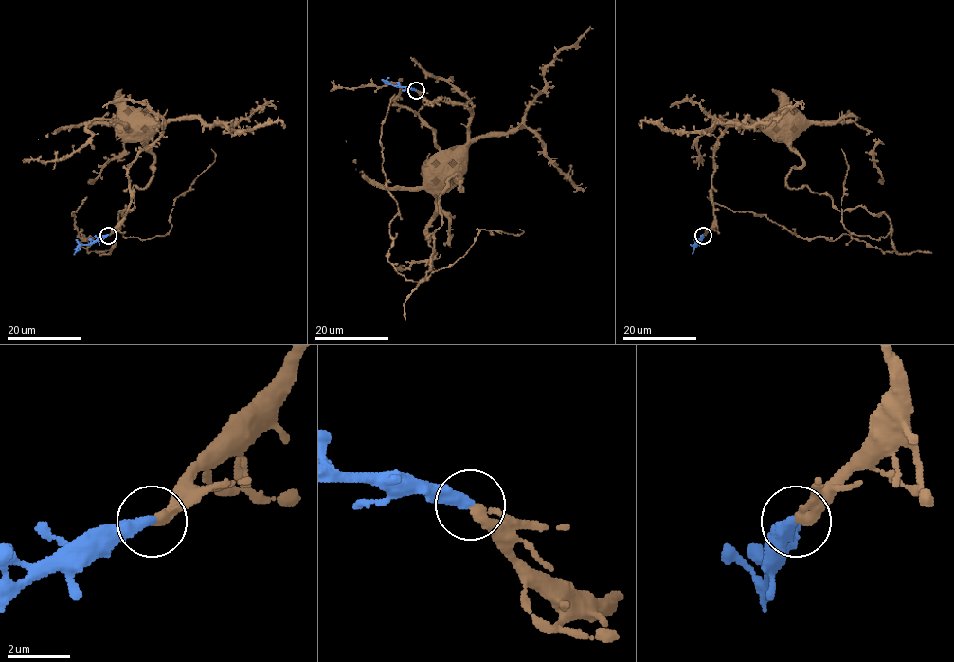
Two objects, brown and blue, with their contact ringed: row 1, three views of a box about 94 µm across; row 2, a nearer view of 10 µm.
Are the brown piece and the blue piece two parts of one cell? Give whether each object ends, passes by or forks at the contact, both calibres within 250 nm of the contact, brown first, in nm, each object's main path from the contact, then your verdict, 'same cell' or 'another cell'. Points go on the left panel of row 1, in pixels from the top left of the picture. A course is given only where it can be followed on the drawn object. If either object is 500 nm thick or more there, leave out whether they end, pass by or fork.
brown ends there; blue ends there; 360 nm thick on the brown side, 400 nm on the other; brown runs (108, 235), (127, 210), (130, 195), (128, 165), (161, 132), (162, 126), (149, 128), (149, 119); blue runs (108, 235), (81, 245), (74, 255); same cell

